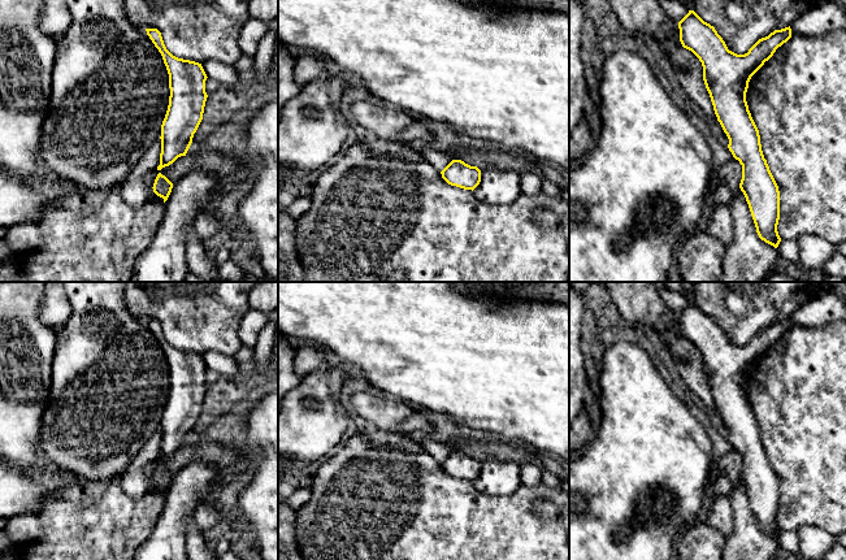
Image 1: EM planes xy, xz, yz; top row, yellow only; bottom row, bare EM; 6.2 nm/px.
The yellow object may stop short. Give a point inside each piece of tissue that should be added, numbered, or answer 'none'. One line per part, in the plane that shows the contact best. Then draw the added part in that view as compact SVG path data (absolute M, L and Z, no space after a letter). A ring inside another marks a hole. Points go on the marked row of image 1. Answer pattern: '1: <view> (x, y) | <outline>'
none

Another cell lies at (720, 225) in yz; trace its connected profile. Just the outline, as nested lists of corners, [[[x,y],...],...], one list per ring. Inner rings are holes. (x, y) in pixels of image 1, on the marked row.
[[[716,204],[711,212],[707,231],[729,247],[734,236],[734,222],[729,205]]]

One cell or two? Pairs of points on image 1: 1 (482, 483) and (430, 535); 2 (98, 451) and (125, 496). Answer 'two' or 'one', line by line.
1: two
2: two

